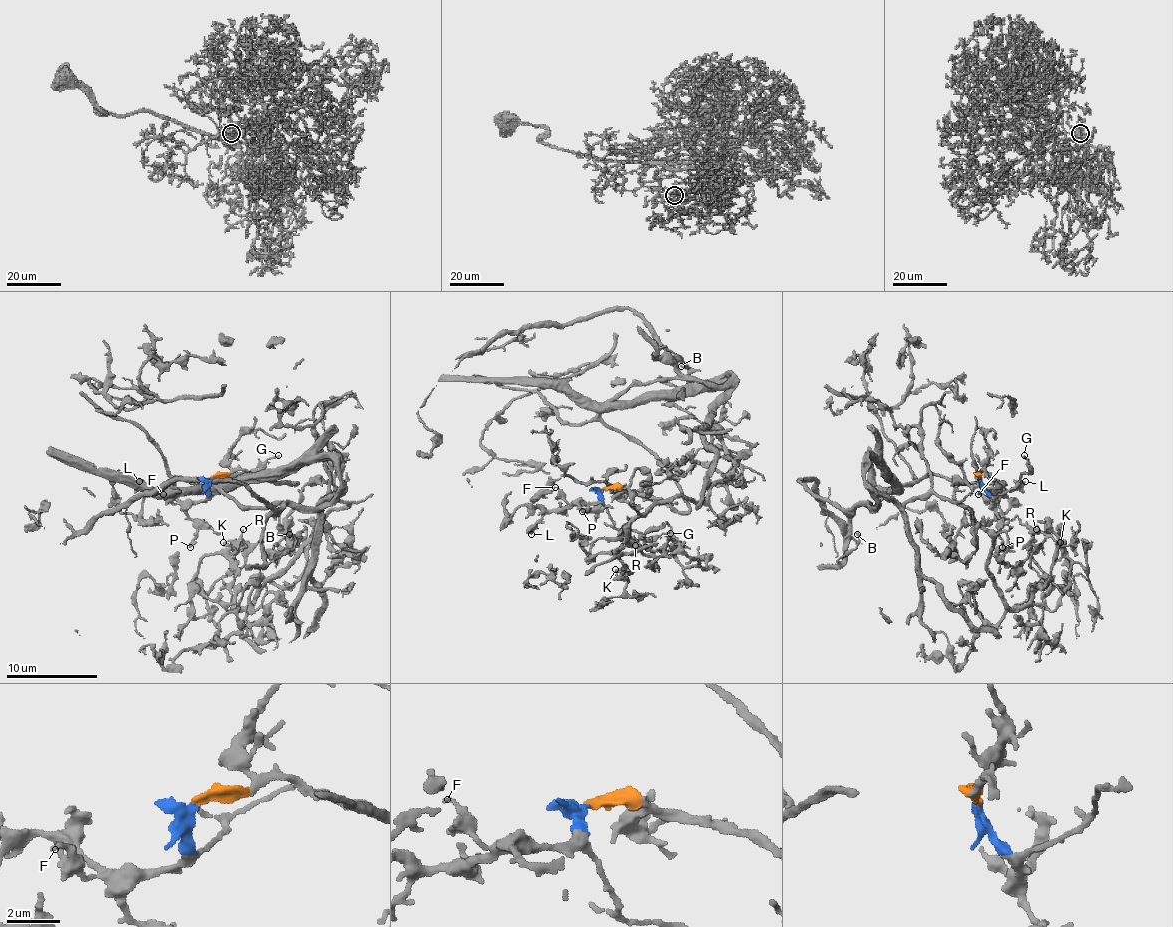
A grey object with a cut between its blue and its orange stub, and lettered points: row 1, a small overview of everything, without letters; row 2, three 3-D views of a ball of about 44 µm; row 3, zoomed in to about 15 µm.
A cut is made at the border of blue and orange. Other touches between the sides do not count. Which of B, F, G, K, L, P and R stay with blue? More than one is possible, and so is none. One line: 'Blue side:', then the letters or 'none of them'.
Blue side: F, G, L, P

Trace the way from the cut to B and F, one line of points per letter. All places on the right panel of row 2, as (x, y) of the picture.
B: (980, 479), (984, 469), (1003, 483), (927, 474), (877, 506), (863, 501), (838, 561), (859, 545), (856, 533)
F: (980, 479), (993, 504), (977, 495)

